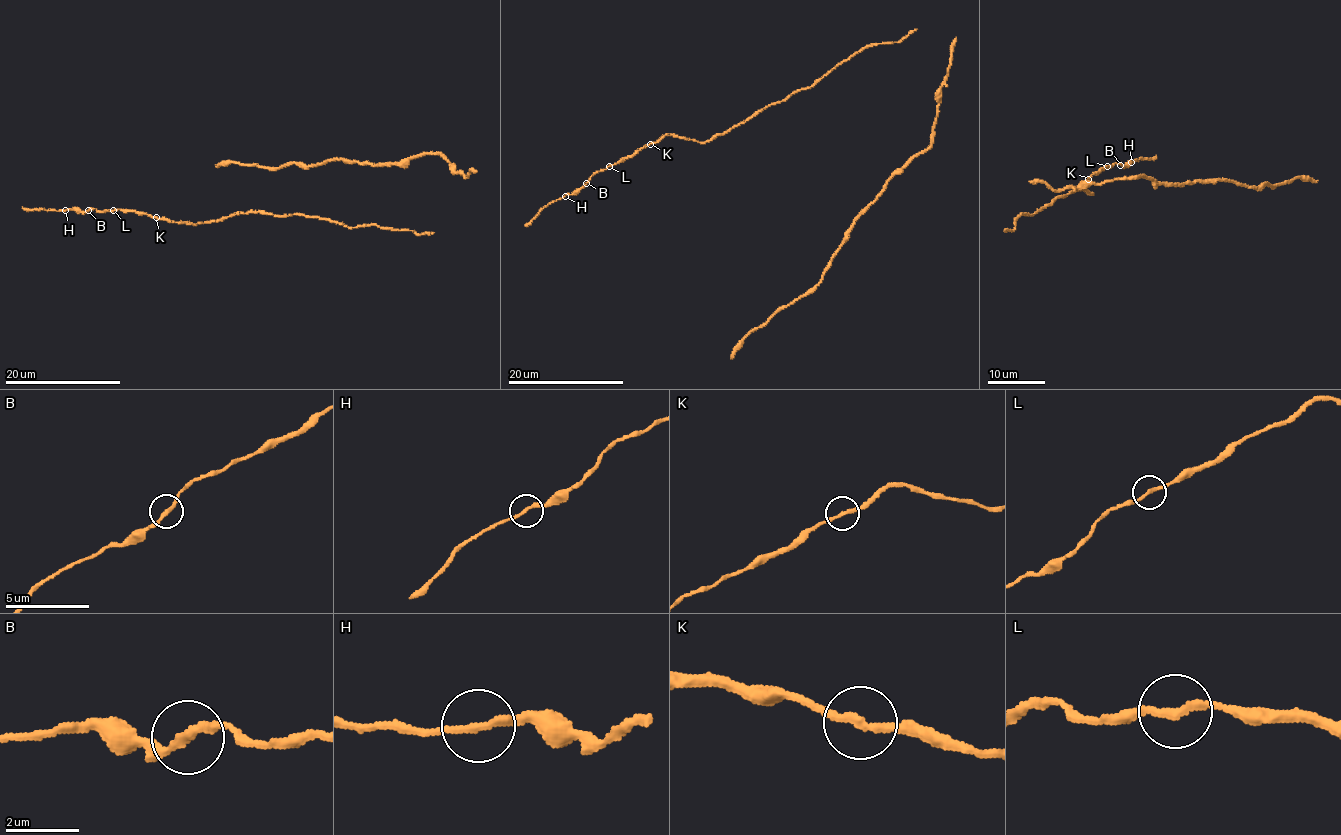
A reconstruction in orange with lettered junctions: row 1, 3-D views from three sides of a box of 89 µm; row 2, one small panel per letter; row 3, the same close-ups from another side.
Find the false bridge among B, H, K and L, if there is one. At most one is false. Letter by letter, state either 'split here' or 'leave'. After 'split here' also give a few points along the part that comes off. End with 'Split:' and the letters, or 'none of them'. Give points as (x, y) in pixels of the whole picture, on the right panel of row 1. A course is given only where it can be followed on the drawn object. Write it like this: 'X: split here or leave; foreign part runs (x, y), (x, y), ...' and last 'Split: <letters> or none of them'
B: leave
H: leave
K: leave
L: leave
Split: none of them

